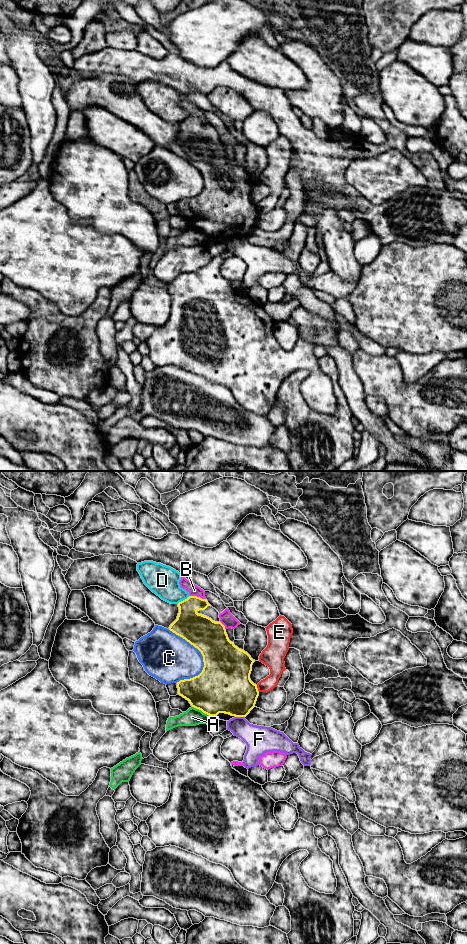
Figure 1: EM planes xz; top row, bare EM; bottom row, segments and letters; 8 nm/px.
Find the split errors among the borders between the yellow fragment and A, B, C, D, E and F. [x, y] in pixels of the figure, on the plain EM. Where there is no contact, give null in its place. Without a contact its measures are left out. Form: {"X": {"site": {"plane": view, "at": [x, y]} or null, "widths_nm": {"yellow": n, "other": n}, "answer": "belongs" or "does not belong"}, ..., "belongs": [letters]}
{"A": {"site": {"plane": "xz", "at": [204, 232]}, "widths_nm": {"yellow": 420, "other": 140}, "answer": "does not belong"}, "B": {"site": {"plane": "xz", "at": [198, 117]}, "widths_nm": {"yellow": 240, "other": 90}, "answer": "does not belong"}, "C": {"site": {"plane": "xz", "at": [196, 167]}, "widths_nm": {"yellow": 320, "other": 400}, "answer": "does not belong"}, "D": {"site": {"plane": "xz", "at": [183, 120]}, "widths_nm": {"yellow": 240, "other": 240}, "answer": "does not belong"}, "E": {"site": {"plane": "xz", "at": [257, 208]}, "widths_nm": {"yellow": 420, "other": 140}, "answer": "does not belong"}, "F": {"site": {"plane": "xz", "at": [239, 236]}, "widths_nm": {"yellow": 400, "other": 220}, "answer": "does not belong"}, "belongs": []}

